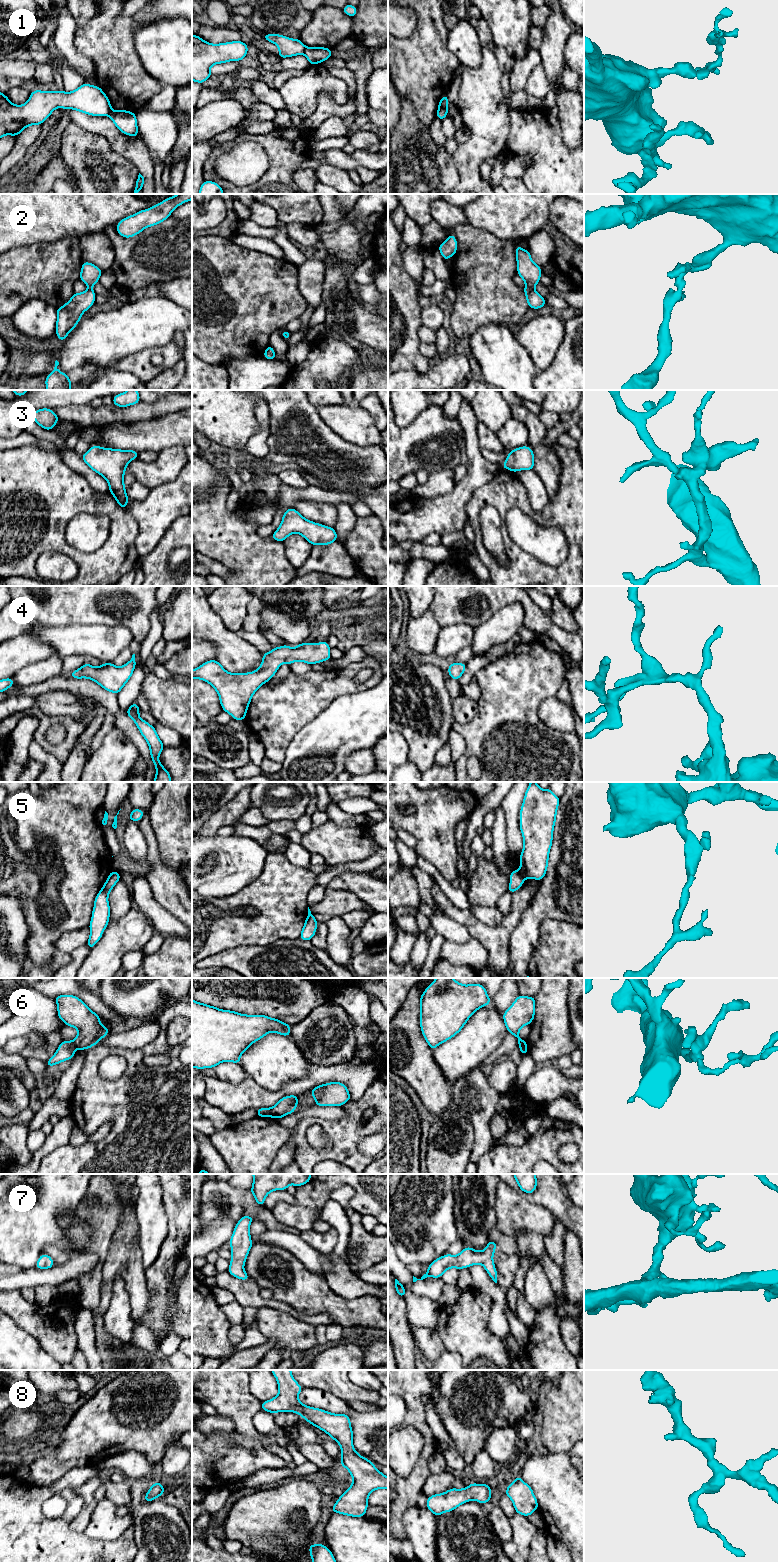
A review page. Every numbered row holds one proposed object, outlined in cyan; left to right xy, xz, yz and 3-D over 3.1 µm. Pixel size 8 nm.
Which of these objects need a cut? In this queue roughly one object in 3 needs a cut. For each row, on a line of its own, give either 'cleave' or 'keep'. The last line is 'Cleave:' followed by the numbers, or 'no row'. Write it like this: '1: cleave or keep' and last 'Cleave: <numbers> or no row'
1: cleave
2: keep
3: keep
4: keep
5: cleave
6: cleave
7: keep
8: keep
Cleave: 1, 5, 6

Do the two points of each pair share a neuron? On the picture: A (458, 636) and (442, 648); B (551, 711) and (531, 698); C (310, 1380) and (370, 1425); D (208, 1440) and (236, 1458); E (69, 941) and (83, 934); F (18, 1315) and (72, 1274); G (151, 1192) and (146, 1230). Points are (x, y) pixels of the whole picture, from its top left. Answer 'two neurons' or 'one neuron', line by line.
A: one neuron
B: two neurons
C: two neurons
D: one neuron
E: one neuron
F: two neurons
G: one neuron

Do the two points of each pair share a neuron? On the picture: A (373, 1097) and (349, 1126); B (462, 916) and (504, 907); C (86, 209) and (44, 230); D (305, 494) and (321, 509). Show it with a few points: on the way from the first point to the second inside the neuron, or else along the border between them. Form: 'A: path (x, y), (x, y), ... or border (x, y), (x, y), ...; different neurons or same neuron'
A: path (365, 1103), (351, 1118); same neuron
B: border (512, 894), (510, 909), (504, 915); different neurons
C: path (76, 209), (65, 209), (54, 220); same neuron
D: border (335, 505), (329, 502), (298, 500), (293, 507); different neurons

